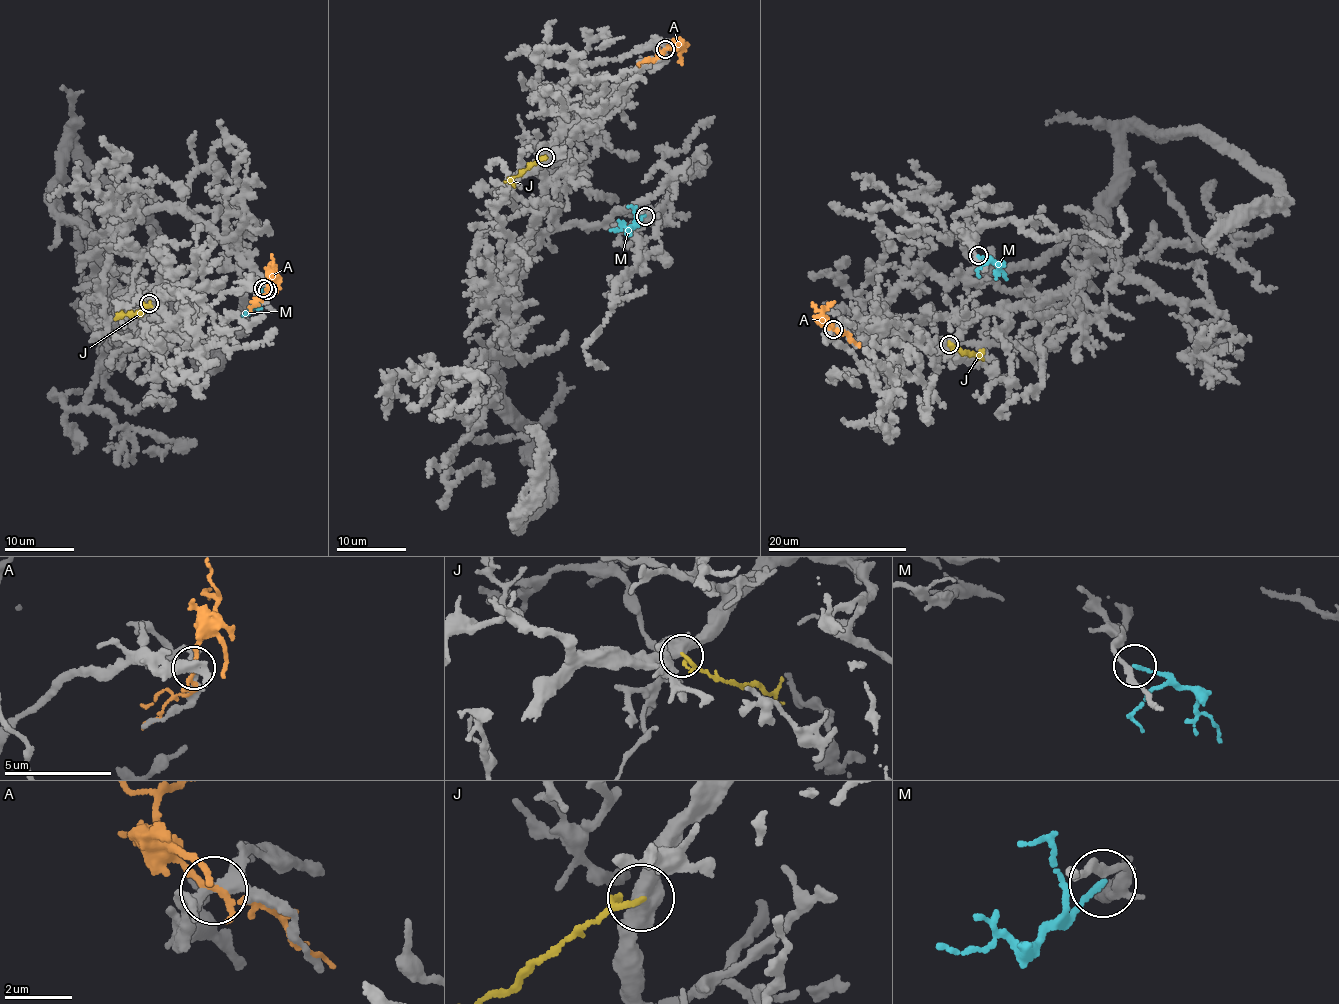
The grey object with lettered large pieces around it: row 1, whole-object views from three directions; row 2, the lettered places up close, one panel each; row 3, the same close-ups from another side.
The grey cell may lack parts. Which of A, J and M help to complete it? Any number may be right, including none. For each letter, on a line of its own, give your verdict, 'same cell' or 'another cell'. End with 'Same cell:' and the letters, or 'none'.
A: another cell
J: another cell
M: another cell
Same cell: none

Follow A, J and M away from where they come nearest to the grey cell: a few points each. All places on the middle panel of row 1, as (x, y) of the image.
A: (664, 49), (683, 48), (681, 64)
J: (544, 157), (505, 182)
M: (644, 215), (627, 229), (611, 229)

